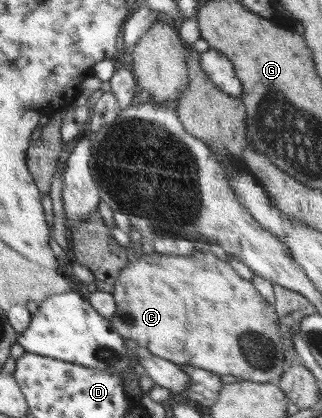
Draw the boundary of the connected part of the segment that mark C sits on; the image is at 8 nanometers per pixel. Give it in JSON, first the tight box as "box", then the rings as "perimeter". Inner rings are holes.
{"box":[110,250,284,384],"perimeter":[[[194,250],[188,256],[156,252],[142,255],[121,270],[111,295],[116,304],[110,319],[114,330],[160,358],[254,382],[276,384],[284,372],[277,311],[262,300],[252,281],[242,280],[210,250]],[[200,272],[208,272],[208,278],[220,280],[218,288],[204,282],[208,292],[232,292],[232,296],[226,300],[198,296],[192,282],[198,280],[196,274]]]}

